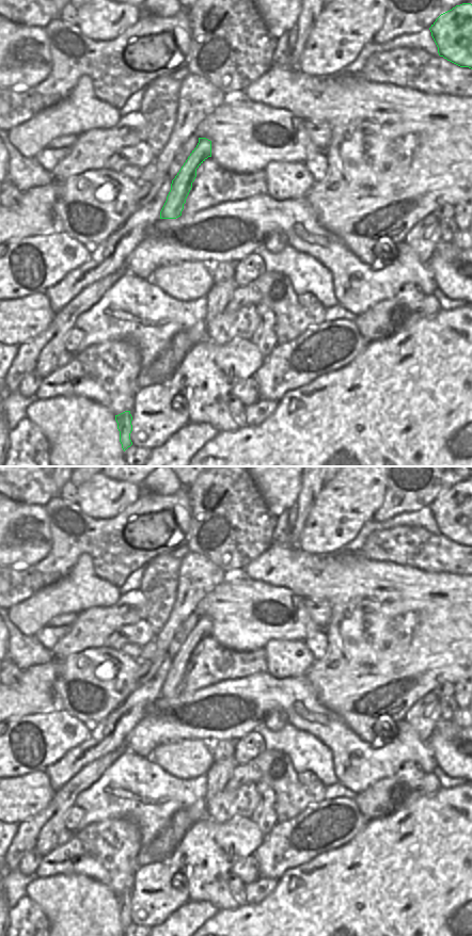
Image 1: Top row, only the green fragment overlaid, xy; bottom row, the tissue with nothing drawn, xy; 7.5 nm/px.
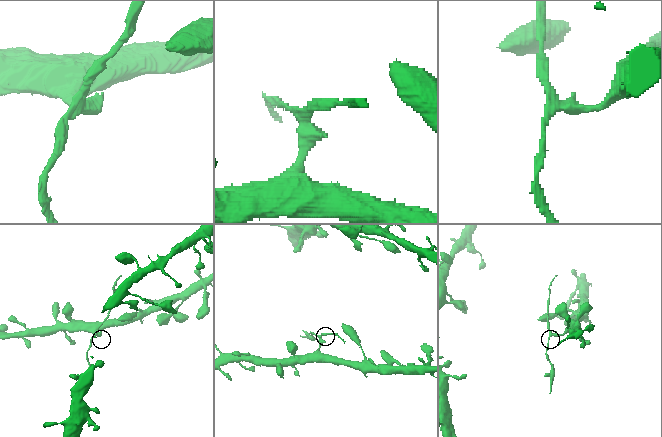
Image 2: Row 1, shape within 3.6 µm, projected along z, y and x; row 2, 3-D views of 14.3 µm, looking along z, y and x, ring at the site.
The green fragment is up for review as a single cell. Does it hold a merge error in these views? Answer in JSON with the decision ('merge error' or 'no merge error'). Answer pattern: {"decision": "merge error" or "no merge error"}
{"decision": "merge error"}

